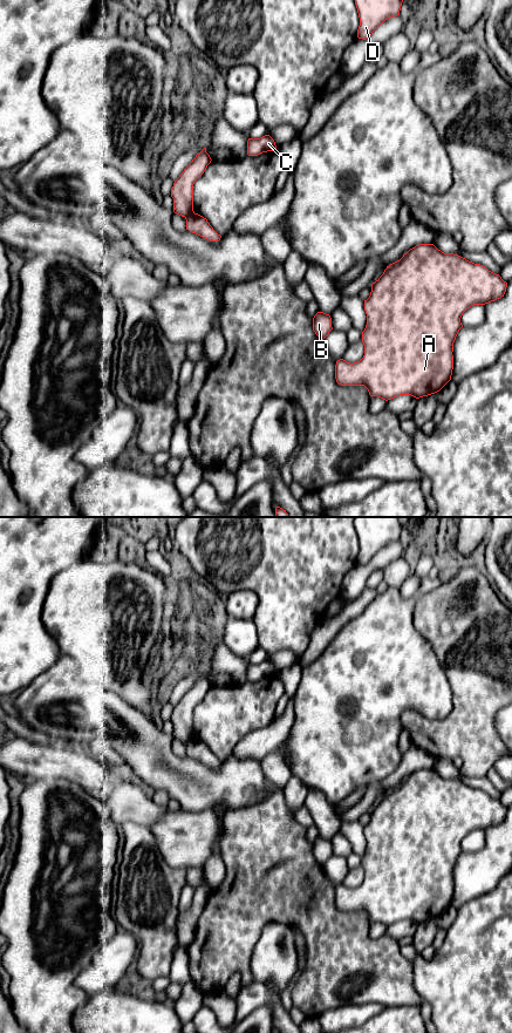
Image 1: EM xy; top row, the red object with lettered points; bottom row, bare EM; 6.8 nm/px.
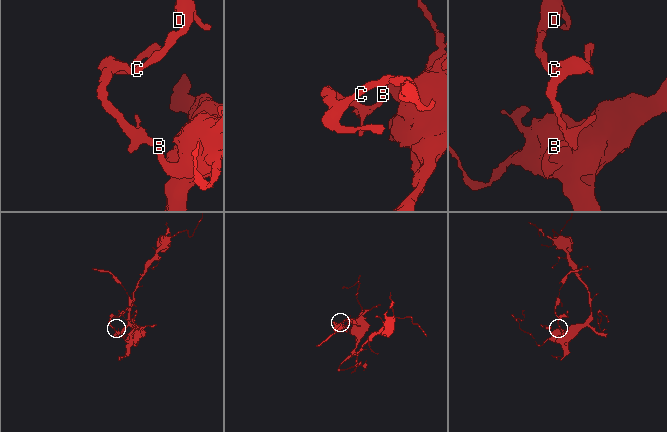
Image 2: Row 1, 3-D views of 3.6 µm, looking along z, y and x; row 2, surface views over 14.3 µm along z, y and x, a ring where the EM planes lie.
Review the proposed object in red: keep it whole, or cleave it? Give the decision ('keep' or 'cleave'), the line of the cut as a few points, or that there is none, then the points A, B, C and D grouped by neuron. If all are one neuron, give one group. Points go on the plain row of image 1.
cleave; cut in xy along (193, 738), (185, 743); A B / C D

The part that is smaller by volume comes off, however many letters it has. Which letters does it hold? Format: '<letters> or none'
C, D

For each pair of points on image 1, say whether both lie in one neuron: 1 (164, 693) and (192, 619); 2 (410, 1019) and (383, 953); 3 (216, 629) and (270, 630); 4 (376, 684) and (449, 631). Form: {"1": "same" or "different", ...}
{"1": "same", "2": "different", "3": "different", "4": "different"}

